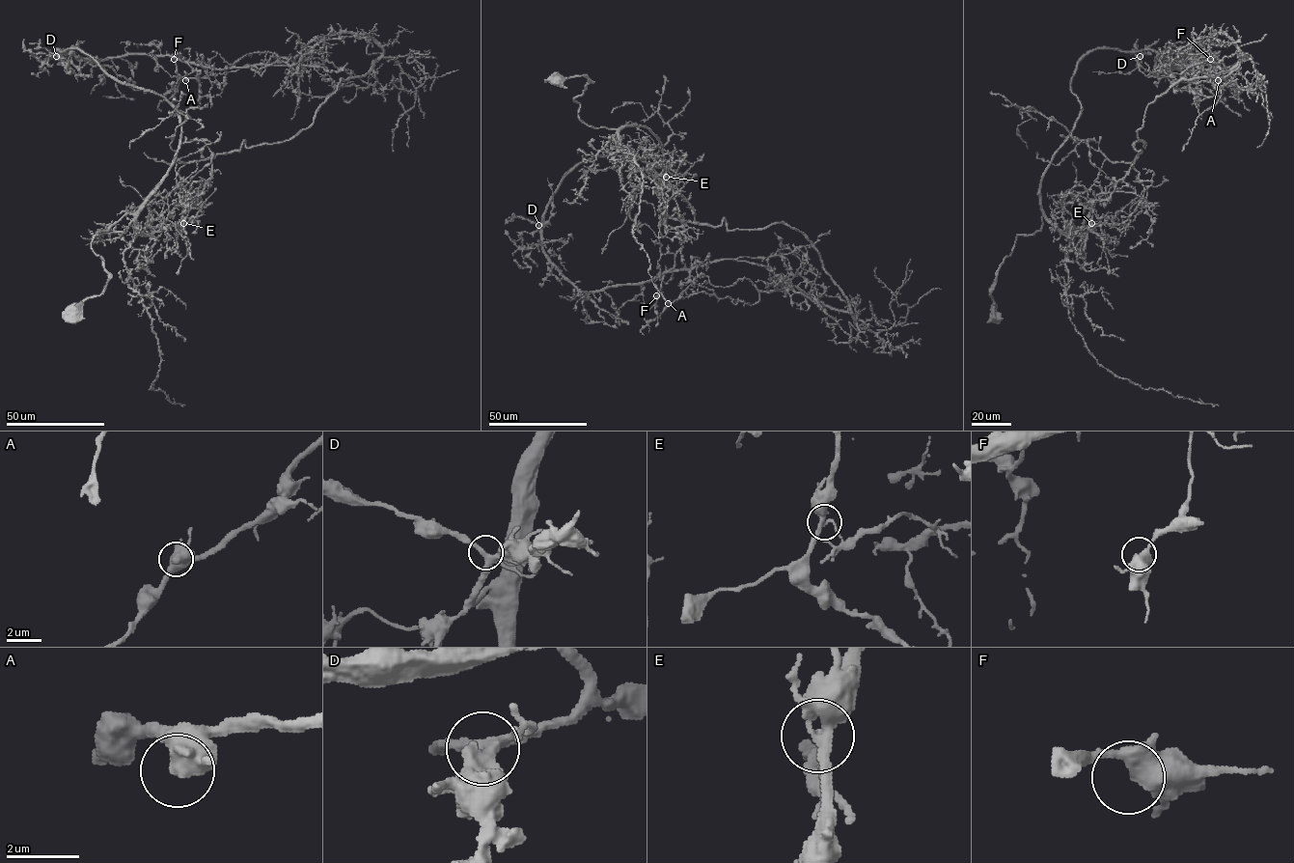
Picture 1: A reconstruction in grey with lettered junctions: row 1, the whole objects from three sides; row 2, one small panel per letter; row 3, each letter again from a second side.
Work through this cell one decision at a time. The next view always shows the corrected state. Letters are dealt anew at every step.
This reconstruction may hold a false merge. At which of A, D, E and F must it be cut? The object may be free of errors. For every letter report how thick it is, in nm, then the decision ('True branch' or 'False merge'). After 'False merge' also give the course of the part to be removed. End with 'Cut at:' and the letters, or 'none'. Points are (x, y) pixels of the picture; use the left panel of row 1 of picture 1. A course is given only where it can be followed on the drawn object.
A: Thickness 400 nm. True branch
D: Thickness 260 nm. True branch
E: Thickness 320 nm. False merge. Course of the part to remove: (183, 222), (216, 155), (292, 138), (382, 49), (338, 33), (272, 57), (261, 75), (203, 63)
F: Thickness 440 nm. True branch
Cut at: E

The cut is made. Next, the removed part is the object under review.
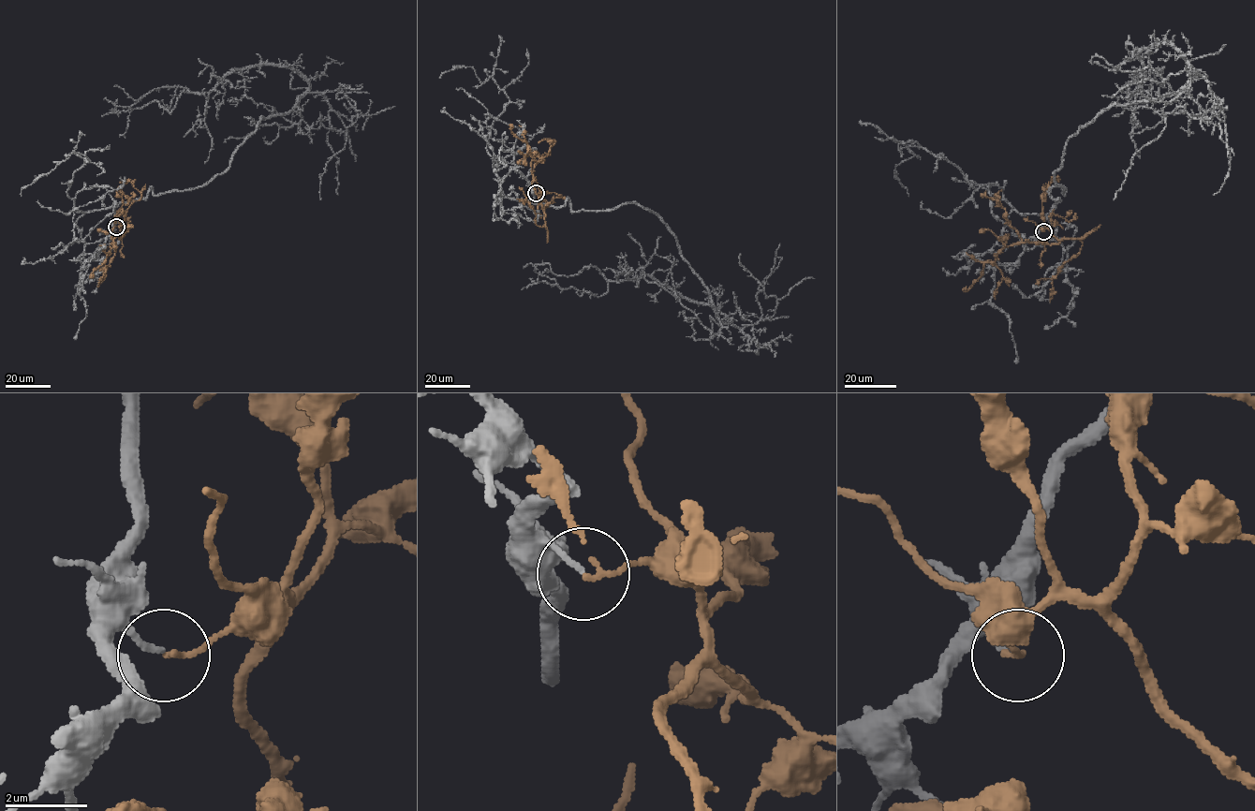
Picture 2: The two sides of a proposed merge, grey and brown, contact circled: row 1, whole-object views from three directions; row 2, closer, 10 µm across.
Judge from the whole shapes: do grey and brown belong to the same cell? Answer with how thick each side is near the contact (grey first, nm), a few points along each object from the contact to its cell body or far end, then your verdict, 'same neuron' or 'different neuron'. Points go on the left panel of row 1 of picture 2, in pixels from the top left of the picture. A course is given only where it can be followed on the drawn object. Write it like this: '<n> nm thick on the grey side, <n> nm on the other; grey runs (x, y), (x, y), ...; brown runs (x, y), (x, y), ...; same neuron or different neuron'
130 nm thick on the grey side, 130 nm on the other; grey runs (116, 227), (114, 209), (151, 187), (223, 172), (308, 83), (258, 64), (183, 92), (170, 113), (103, 98); brown runs (116, 227), (123, 224), (123, 236), (112, 235), (106, 260), (92, 272), (92, 276); different neuron

